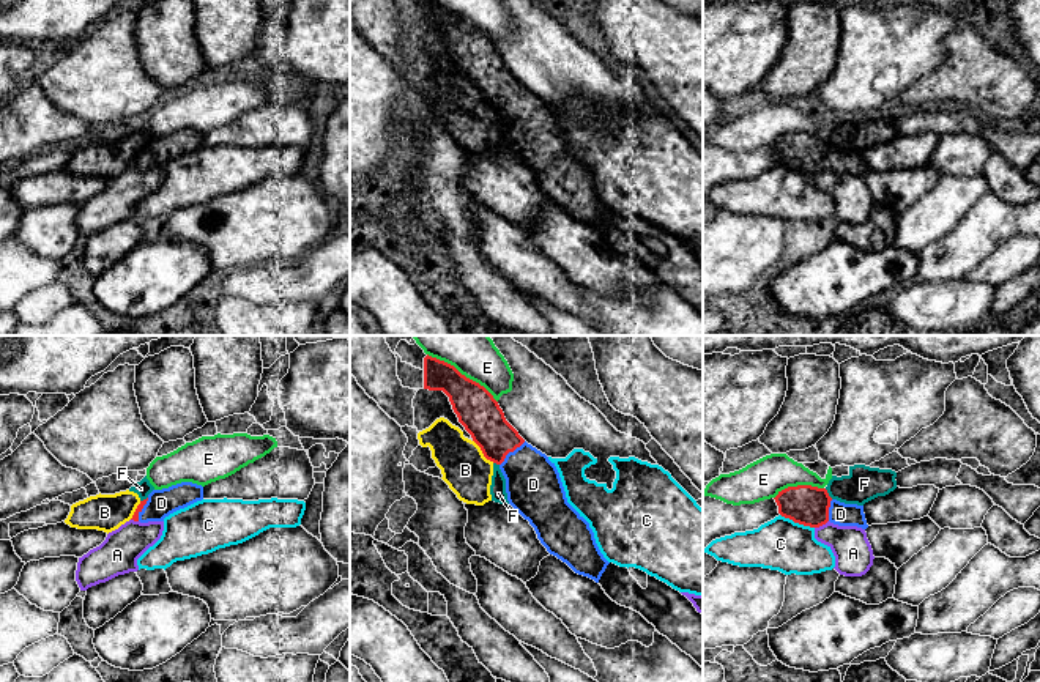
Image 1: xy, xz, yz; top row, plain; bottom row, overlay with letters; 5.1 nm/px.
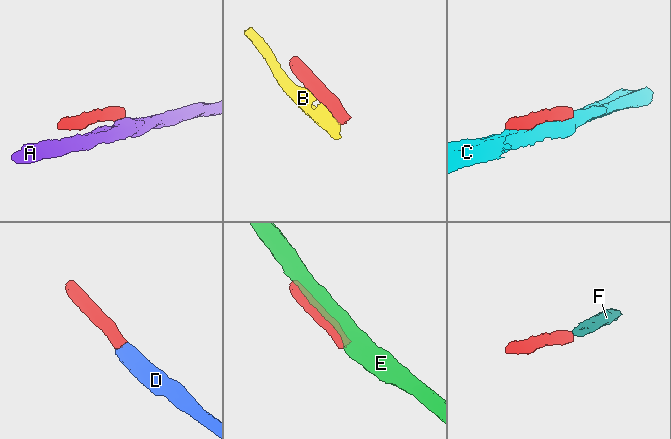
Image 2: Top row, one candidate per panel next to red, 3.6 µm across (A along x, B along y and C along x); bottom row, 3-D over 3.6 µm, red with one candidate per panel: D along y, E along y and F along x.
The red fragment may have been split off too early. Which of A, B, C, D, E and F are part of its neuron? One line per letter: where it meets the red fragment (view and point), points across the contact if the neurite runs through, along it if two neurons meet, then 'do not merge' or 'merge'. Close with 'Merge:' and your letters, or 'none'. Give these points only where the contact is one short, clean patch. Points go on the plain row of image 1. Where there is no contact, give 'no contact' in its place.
A: yz (821, 172) | along yz (828, 167), (815, 175) | do not merge
B: xz (482, 100) | do not merge
C: yz (798, 169) | do not merge
D: xz (511, 98) | across xz (479, 60), (487, 74), (511, 98), (527, 117), (533, 131) | merge
E: xz (464, 22) | do not merge
F: yz (828, 140) | along yz (824, 136), (832, 145) | do not merge
Merge: D

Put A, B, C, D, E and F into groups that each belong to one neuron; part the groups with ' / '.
A / B F / C / D / E

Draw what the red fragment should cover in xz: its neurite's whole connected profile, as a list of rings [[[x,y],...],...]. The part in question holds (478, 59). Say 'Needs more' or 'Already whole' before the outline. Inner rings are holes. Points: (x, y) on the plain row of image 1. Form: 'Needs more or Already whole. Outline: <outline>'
Needs more. Outline: [[[427,2],[424,36],[443,38],[449,44],[459,69],[481,95],[484,104],[500,113],[506,126],[509,151],[529,169],[547,198],[566,209],[575,221],[599,230],[610,209],[600,200],[589,170],[567,150],[555,110],[518,82],[484,33],[462,22],[454,13]]]

